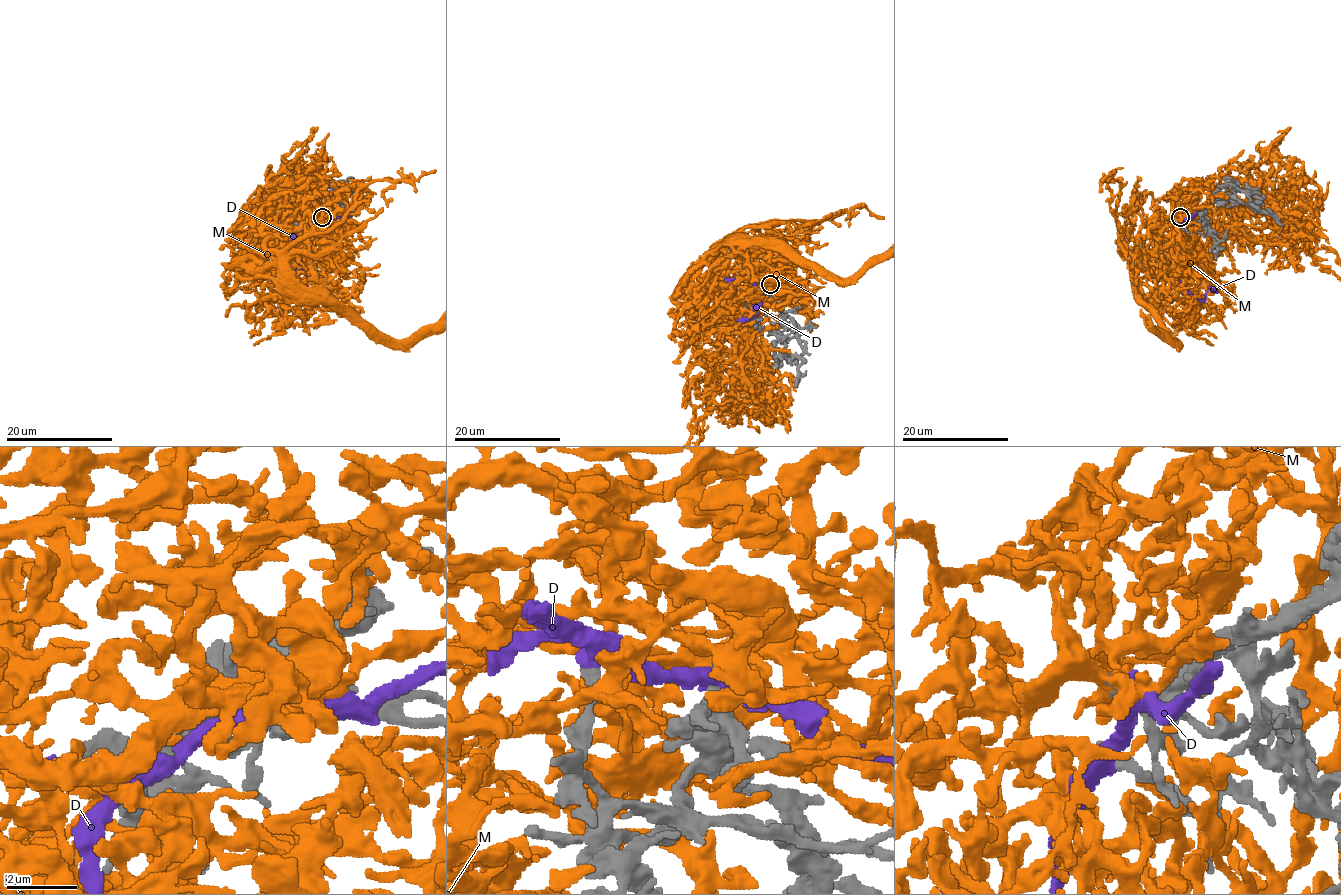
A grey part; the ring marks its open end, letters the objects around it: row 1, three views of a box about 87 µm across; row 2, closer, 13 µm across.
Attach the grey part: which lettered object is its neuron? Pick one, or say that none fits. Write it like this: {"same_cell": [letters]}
{"same_cell": ["M"]}

